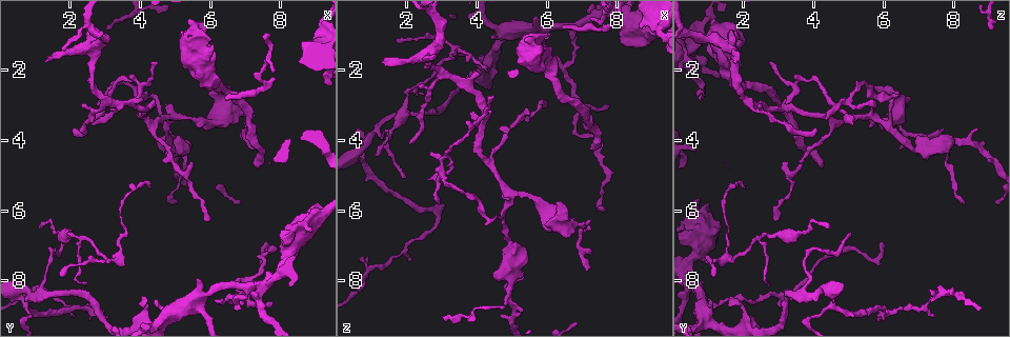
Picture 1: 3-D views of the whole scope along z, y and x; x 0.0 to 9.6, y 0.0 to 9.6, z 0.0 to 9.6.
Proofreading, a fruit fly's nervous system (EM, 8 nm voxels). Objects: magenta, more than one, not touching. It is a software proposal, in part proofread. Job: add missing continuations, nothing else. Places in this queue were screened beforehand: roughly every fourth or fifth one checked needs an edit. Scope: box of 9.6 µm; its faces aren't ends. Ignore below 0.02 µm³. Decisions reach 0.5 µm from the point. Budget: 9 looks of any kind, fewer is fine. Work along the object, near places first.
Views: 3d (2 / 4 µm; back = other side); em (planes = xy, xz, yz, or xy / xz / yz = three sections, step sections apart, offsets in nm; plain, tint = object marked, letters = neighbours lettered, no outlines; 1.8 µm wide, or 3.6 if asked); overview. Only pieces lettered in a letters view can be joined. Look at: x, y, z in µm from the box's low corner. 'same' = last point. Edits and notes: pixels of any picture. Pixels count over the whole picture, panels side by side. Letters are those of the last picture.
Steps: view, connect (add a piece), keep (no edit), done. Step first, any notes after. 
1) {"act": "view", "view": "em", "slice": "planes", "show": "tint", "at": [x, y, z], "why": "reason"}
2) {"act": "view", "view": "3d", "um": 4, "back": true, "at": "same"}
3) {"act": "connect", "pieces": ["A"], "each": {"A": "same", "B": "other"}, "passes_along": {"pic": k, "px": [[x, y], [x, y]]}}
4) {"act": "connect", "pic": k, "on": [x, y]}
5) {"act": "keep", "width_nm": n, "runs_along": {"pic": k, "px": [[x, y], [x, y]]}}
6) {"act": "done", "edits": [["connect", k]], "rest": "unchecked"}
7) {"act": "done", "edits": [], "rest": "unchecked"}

{"act": "view", "view": "3d", "um": 4, "at": [1.75, 7.90, 1.15], "why": "thin end"}

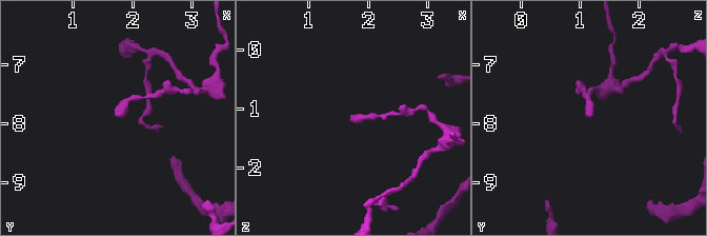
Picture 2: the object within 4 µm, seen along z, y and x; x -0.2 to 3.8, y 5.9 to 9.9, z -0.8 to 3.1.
{"act": "view", "view": "em", "slice": "yz", "step": 4, "show": "letters", "at": [1.75, 7.90, 1.15], "why": "need the tissue"}

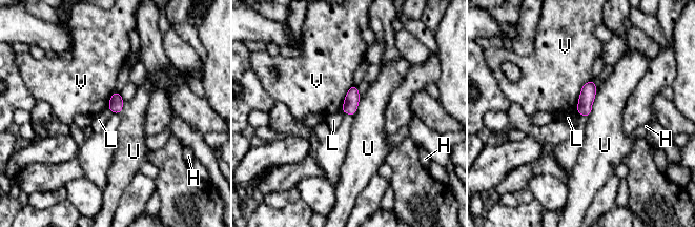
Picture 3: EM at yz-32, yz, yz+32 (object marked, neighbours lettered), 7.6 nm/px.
{"act": "keep", "each": {"H": "other", "L": "other", "U": "other", "V": "other"}, "found": "no lettered piece goes on from it"}

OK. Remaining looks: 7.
{"act": "view", "view": "em", "slice": "xz", "step": 8, "show": "letters", "at": [0.75, 9.20, 3.85], "why": "sharp bend"}

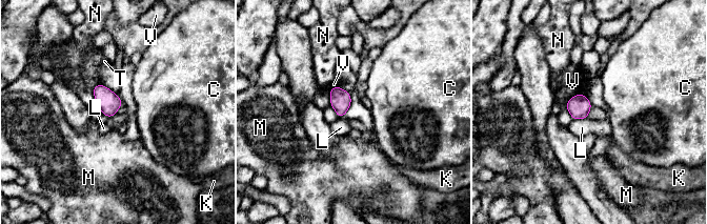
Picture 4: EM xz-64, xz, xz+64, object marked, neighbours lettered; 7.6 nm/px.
{"act": "keep", "each": {"C": "other", "K": "other", "L": "other", "M": "other", "N": "other", "T": "other", "V": "other"}, "border": {"pic": 4, "px": [[588, 118], [572, 120]]}, "found": "none of them fits"}

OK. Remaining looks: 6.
{"act": "view", "view": "3d", "um": 2, "at": [3.10, 9.05, 5.80], "why": "thin end"}

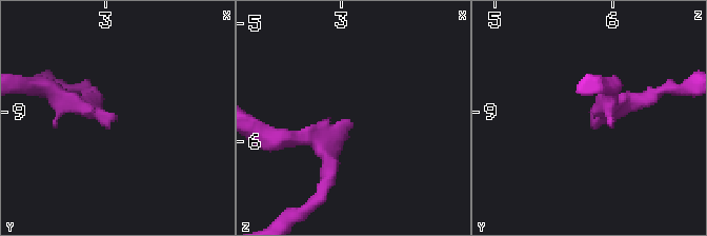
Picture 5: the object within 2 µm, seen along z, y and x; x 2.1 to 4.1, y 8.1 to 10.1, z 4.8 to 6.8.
{"act": "view", "view": "em", "slice": "xz", "step": 8, "show": "letters", "at": [3.10, 9.06, 5.82], "why": "now the EM"}

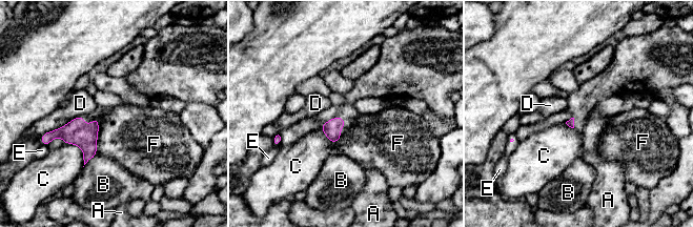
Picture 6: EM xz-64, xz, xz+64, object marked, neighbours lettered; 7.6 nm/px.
{"act": "keep", "each": {"A": "other", "B": "other", "C": "other", "D": "other", "E": "other", "F": "other"}, "border": {"pic": 6, "px": [[98, 118], [96, 153]]}, "found": "none of them fits"}

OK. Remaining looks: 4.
{"act": "view", "view": "em", "slice": "xz", "step": 8, "show": "tint", "at": [7.25, 4.80, 4.30], "why": "end of a long branch"}

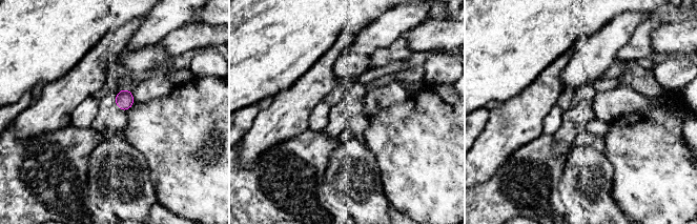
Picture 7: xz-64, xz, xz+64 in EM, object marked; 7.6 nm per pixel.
{"act": "view", "view": "em", "slice": "xz", "step": 8, "show": "letters", "at": "same"}

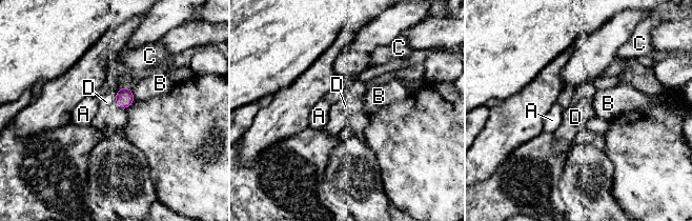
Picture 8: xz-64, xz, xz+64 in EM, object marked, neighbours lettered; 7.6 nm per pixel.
{"act": "connect", "pieces": ["D"], "each": {"A": "other", "B": "other", "C": "other", "D": "same"}, "found": "it goes on there"}

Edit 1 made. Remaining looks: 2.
{"act": "done", "edits": [["connect", 8]], "rest": "unchecked"}

